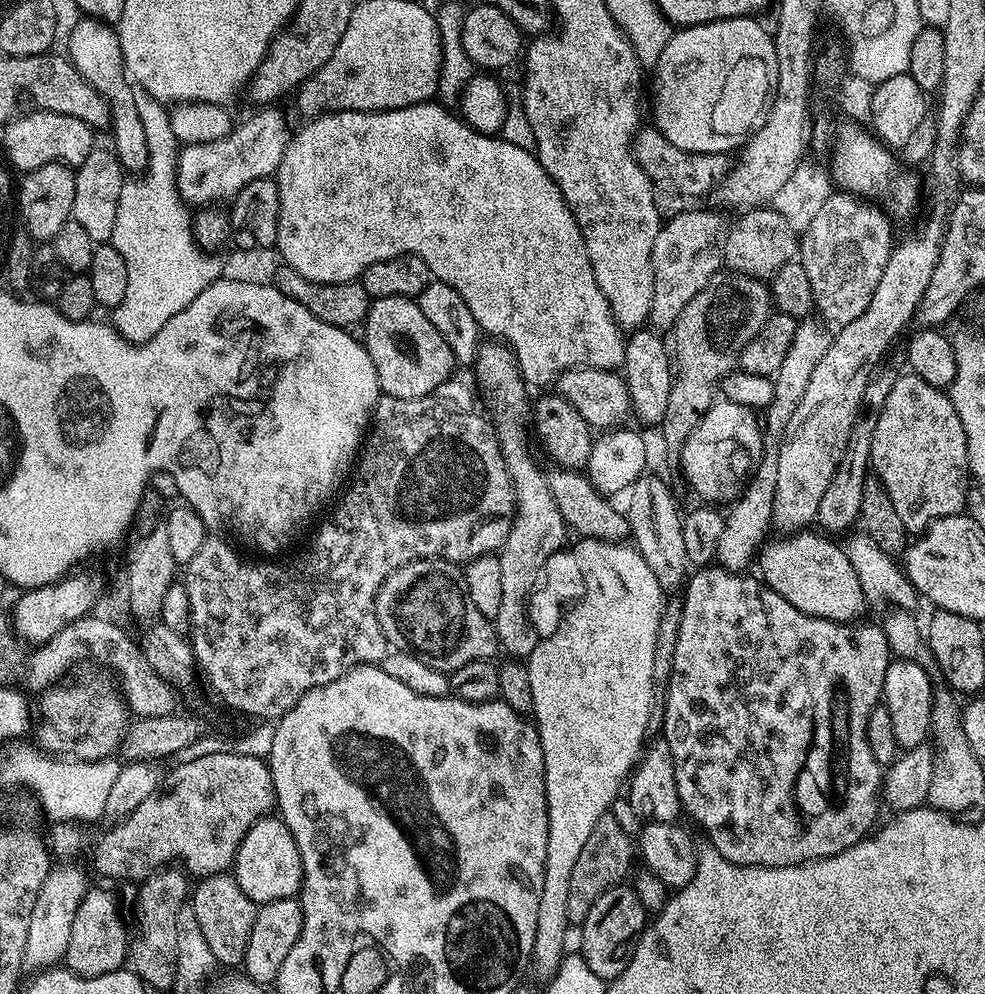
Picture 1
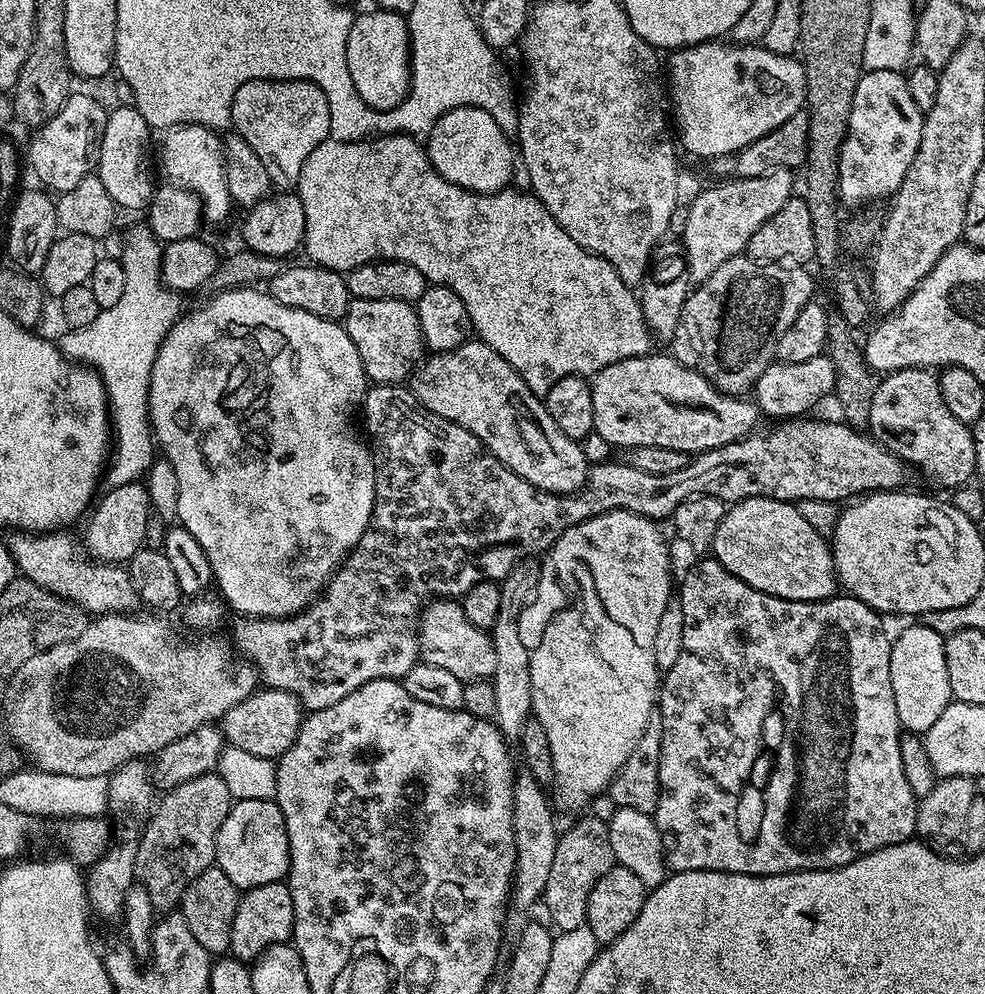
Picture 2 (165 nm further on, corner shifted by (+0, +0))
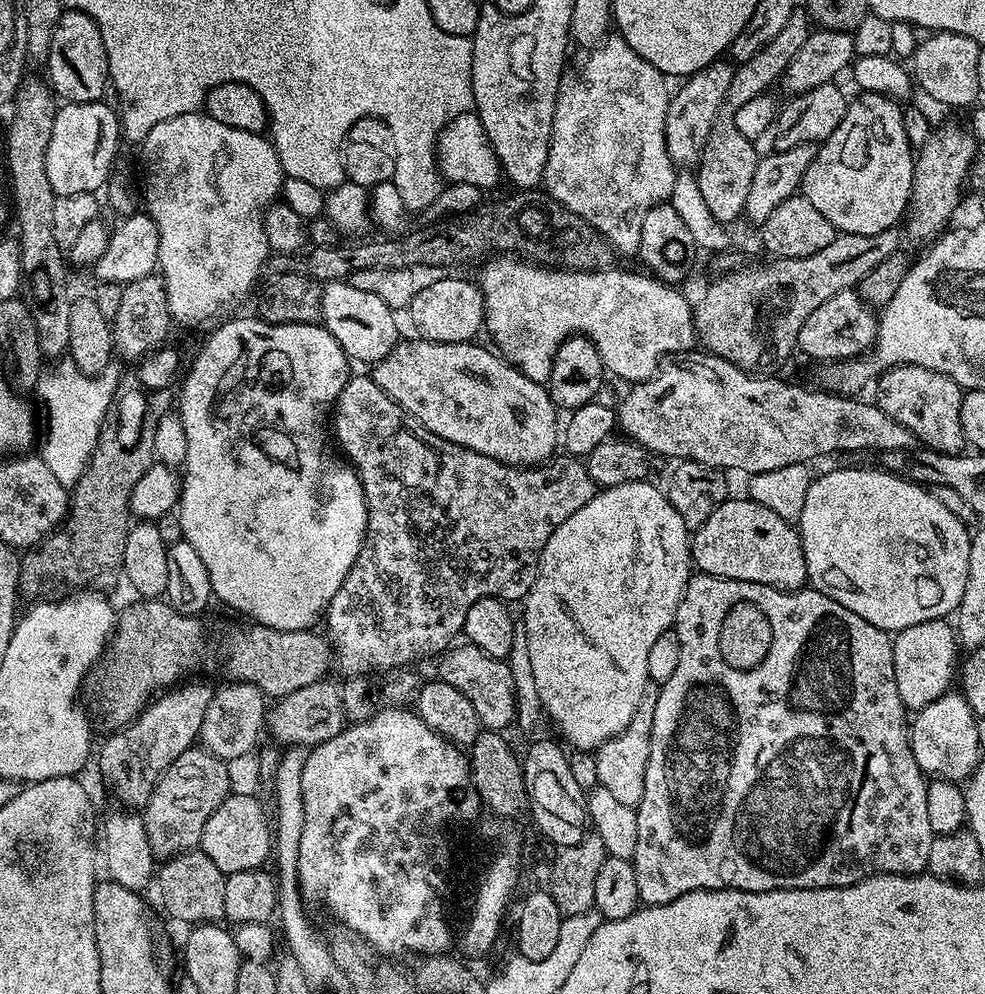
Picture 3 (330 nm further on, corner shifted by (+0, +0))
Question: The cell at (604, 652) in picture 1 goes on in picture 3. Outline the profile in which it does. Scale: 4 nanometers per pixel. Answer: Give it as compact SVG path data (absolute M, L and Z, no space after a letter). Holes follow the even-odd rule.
M647 479L635 480L626 482L622 486L597 491L596 496L590 498L590 502L582 506L582 510L578 510L578 514L570 514L570 518L566 518L566 522L562 522L562 526L558 526L558 530L550 534L540 555L540 571L536 574L534 586L530 586L528 595L522 601L524 607L522 625L528 639L531 669L538 698L541 699L541 706L547 719L550 718L556 723L557 730L573 744L572 748L576 750L595 750L610 738L622 734L626 726L630 726L630 718L634 718L634 710L638 710L638 702L642 702L642 694L650 683L646 670L650 649L653 648L657 638L662 638L662 634L675 625L680 599L684 596L688 580L694 574L690 529L686 526L686 522L682 522L678 510L674 510L667 495L648 483Z

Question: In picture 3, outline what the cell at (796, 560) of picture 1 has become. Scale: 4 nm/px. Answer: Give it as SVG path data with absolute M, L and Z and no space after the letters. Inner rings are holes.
M751 498L724 500L690 536L692 563L703 575L723 580L754 582L795 592L808 584L806 558L802 554L800 533L789 521L778 518L774 510Z

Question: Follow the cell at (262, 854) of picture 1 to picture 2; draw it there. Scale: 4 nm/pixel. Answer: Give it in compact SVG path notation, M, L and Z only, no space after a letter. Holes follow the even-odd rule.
M238 800L218 830L215 867L221 868L238 890L279 884L288 875L288 835L282 810L275 800Z

